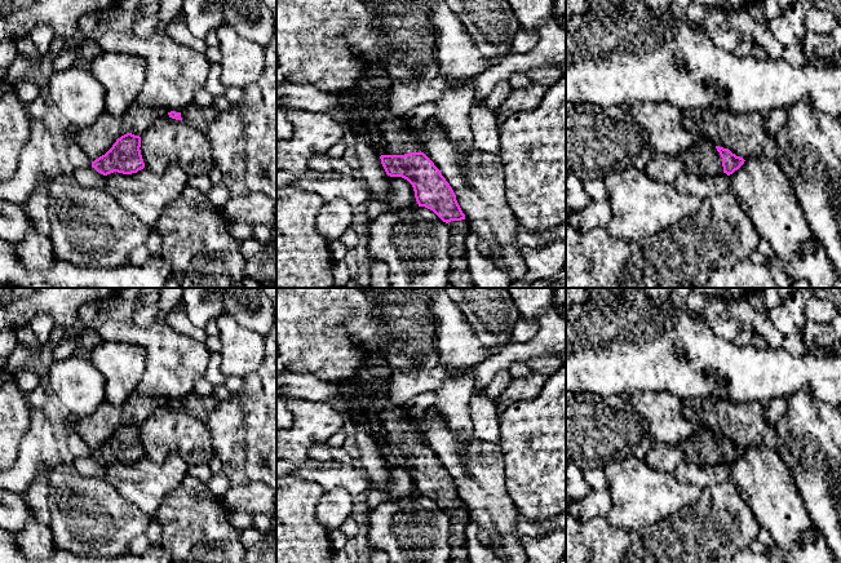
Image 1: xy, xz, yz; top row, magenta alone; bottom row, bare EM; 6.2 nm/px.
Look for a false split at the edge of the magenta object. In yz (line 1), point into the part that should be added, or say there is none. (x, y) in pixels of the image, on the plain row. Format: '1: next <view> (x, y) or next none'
1: next yz (703, 448)

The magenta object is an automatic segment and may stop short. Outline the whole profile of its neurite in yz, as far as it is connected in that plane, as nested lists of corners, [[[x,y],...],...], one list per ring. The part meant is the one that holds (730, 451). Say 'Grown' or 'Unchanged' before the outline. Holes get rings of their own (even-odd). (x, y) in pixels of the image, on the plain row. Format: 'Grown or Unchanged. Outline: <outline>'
Grown. Outline: [[[700,427],[694,436],[680,443],[678,447],[687,462],[700,466],[712,466],[722,461],[730,465],[745,451],[729,438],[716,435],[711,429],[704,427]]]

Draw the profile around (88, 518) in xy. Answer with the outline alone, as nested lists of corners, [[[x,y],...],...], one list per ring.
[[[70,456],[48,476],[54,545],[79,557],[128,554],[129,542],[154,520],[102,479],[80,475]]]

